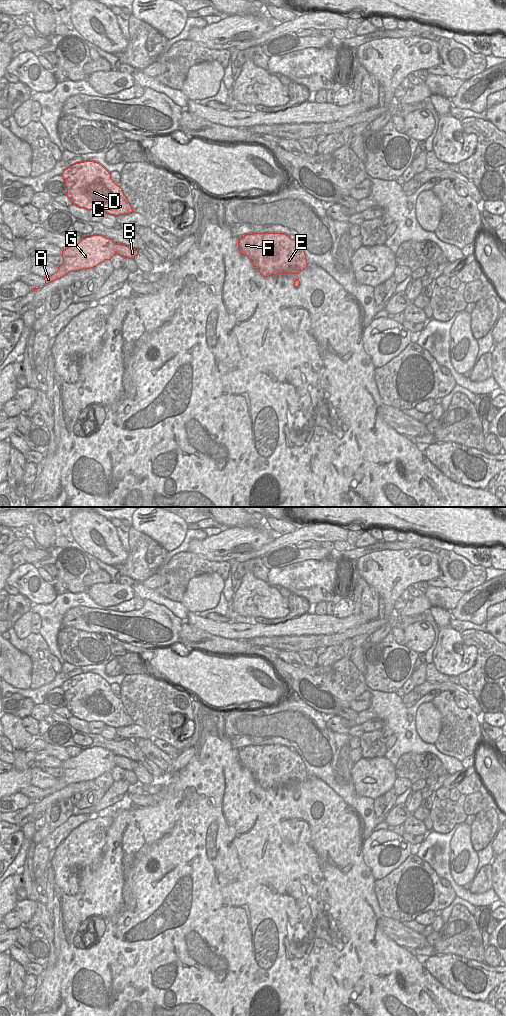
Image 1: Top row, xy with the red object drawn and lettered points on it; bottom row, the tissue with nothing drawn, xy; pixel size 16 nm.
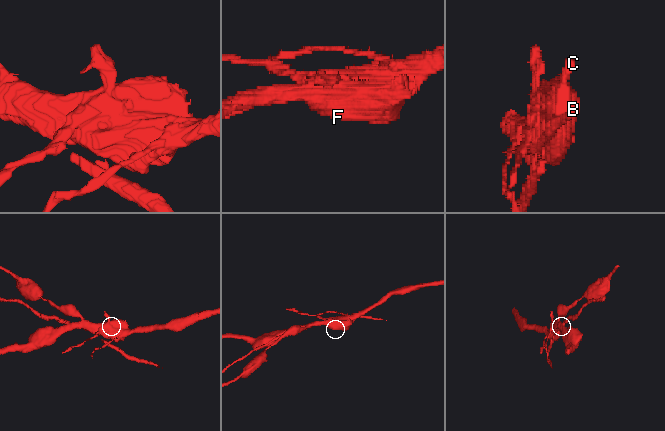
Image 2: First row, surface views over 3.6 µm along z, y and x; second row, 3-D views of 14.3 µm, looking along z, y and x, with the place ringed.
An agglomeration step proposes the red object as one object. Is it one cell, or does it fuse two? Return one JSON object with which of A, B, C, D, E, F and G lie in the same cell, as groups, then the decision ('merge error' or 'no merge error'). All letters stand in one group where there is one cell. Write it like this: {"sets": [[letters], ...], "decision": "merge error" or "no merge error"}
{"sets": [["A", "C", "D", "E", "F", "G"], ["B"]], "decision": "merge error"}

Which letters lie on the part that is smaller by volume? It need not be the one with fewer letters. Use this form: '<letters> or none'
B.

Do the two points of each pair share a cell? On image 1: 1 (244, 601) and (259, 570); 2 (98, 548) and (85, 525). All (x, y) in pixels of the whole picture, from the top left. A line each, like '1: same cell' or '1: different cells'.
1: different cells
2: same cell

